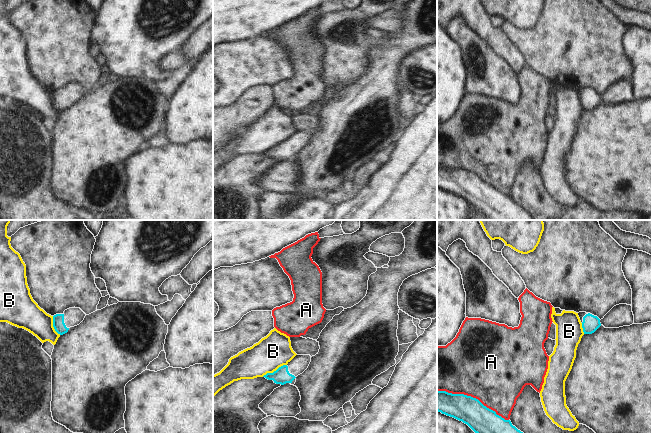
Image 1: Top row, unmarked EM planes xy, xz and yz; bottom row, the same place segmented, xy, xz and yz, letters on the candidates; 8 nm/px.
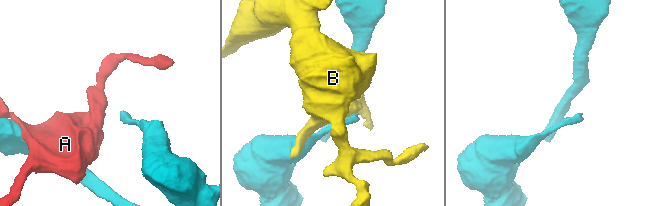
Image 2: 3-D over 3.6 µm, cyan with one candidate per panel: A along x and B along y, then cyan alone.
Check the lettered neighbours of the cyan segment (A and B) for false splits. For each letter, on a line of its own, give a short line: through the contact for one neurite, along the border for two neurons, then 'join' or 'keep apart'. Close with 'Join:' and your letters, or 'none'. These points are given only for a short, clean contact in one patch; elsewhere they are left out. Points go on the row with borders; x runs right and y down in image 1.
A: keep apart
B: keep apart
Join: none

